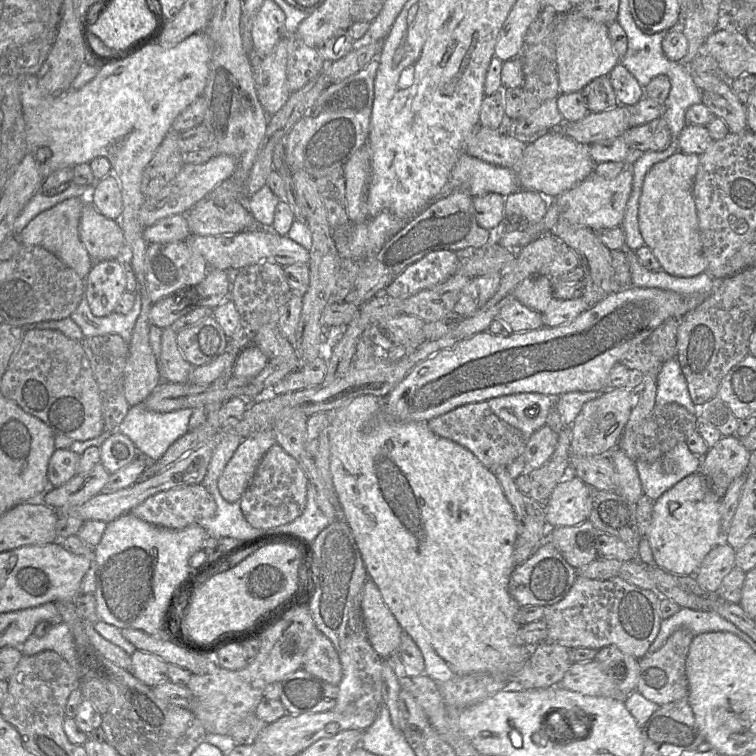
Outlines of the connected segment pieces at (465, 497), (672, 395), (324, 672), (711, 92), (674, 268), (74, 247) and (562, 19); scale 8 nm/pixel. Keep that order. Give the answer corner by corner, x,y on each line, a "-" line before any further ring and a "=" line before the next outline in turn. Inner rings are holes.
368,394
360,395
333,411
329,424
330,473
334,490
368,576
379,589
384,603
404,633
408,634
420,649
425,663
425,675
436,683
442,683
457,676
481,672
517,675
535,648
527,648
517,643
520,625
516,622
516,614
520,605
508,591
510,576
515,568
514,543
518,537
513,508
504,495
495,473
484,466
471,451
452,440
437,436
428,428
425,421
395,420
384,409
382,398
=
677,358
666,361
657,377
656,405
678,403
698,416
698,407
691,400
686,378
=
318,632
310,641
304,653
301,668
309,674
336,686
342,678
339,656
332,642
321,632
=
728,80
703,90
701,103
723,119
730,132
740,133
748,129
746,104
734,94
=
682,151
656,163
644,179
639,200
638,222
645,245
651,249
661,269
673,276
692,277
708,269
692,194
698,166
699,155
=
74,197
66,199
52,208
35,216
17,235
22,245
36,245
52,252
64,264
85,279
94,261
85,249
79,236
79,223
86,198
=
576,9
559,14
555,22
556,64
561,93
581,92
592,80
607,76
620,62
609,36
608,25
585,18

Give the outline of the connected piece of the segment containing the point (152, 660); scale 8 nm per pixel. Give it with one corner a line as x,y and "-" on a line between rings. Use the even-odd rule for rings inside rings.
136,650
131,656
131,674
148,687
165,683
168,663
152,653

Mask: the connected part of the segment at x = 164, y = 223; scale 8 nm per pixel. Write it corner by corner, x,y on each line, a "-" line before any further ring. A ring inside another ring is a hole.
173,215
144,228
143,236
148,245
186,240
191,234
185,215

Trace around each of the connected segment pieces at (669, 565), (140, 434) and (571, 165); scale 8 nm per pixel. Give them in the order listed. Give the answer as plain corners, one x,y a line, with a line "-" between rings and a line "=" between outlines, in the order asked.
700,472
693,473
653,502
650,528
644,536
650,544
655,566
675,575
695,576
705,556
722,539
720,499
=
144,403
129,408
117,431
127,436
138,453
150,462
160,459
178,438
188,432
193,409
171,412
148,410
=
558,129
542,133
528,143
521,159
511,169
516,172
521,189
556,197
585,180
595,166
590,145
577,142

